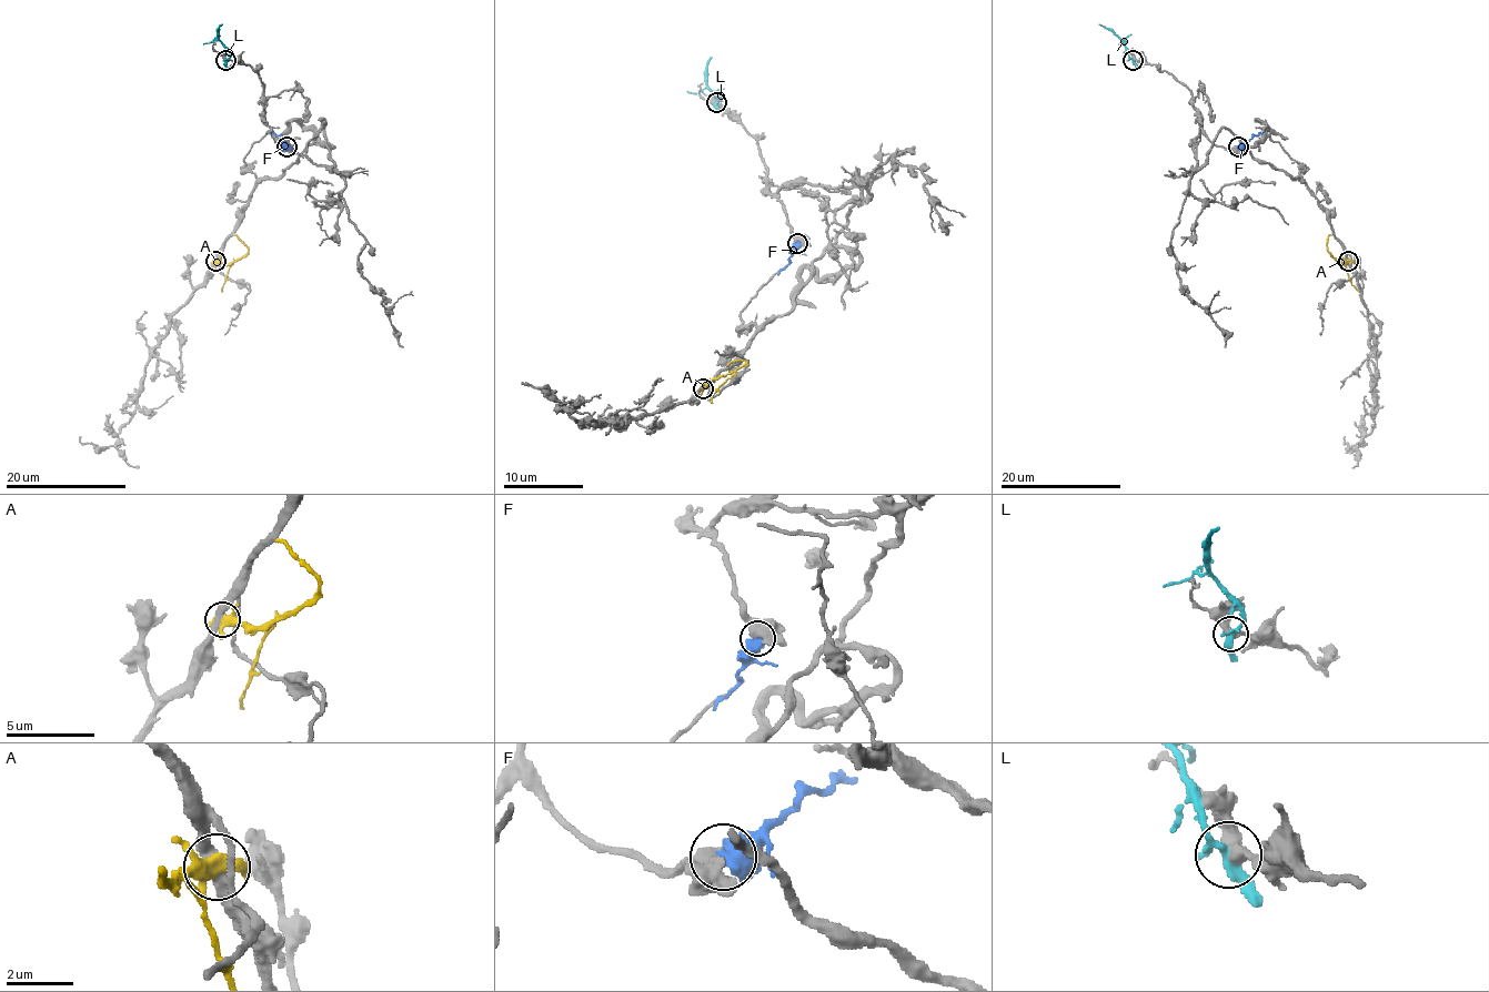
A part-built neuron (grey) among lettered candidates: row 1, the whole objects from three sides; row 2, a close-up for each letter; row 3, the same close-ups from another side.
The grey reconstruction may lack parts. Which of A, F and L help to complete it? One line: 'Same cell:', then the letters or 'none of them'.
Same cell: F

